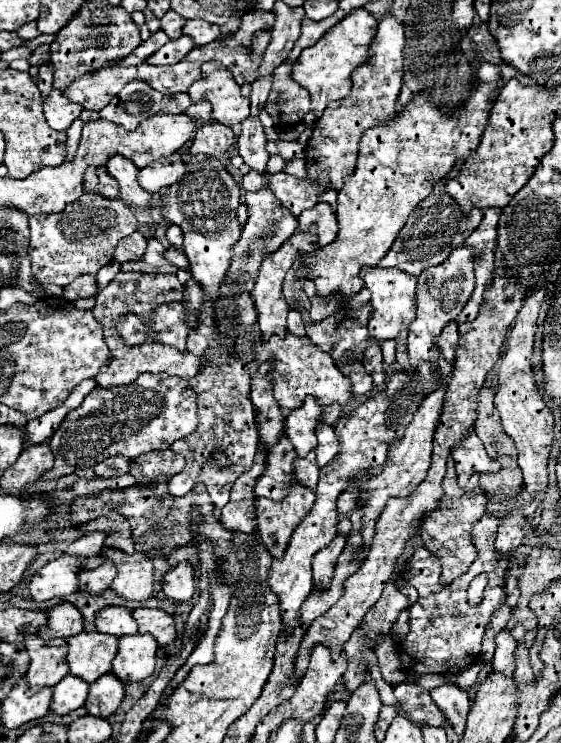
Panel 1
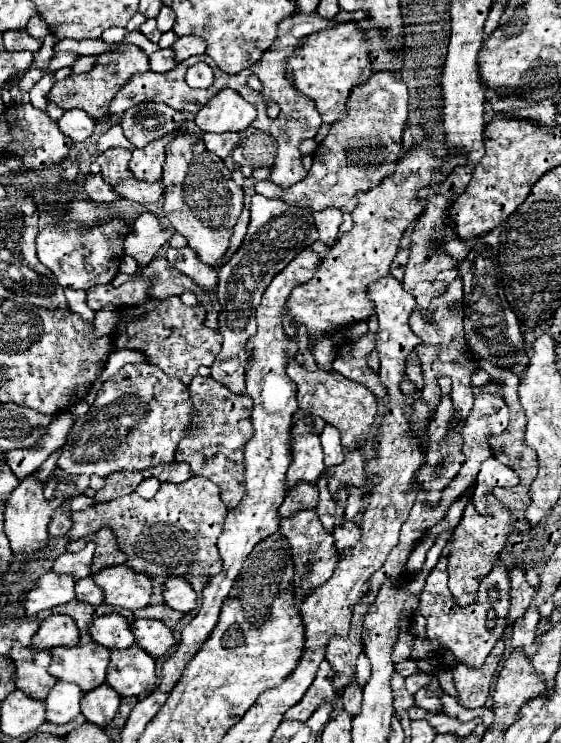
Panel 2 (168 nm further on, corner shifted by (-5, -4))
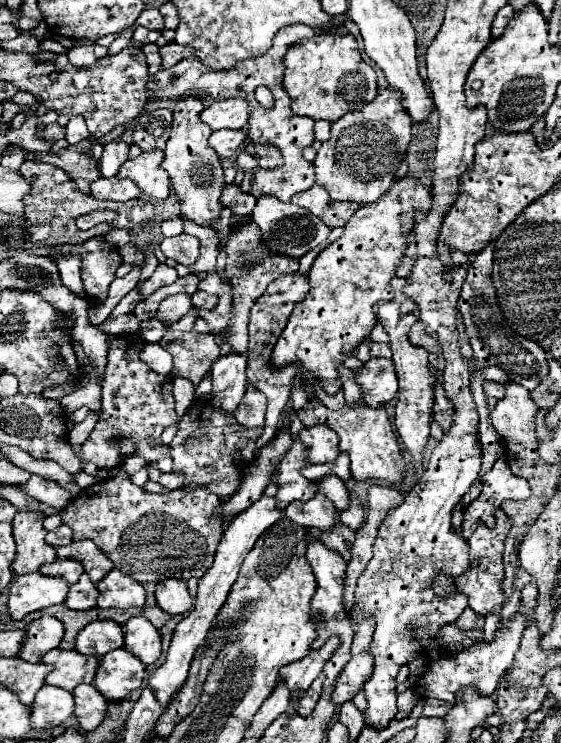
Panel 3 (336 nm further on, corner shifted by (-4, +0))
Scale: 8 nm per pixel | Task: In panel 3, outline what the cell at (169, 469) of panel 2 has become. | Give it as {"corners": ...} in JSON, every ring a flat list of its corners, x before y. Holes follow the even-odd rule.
{"corners":[[148,468,148,472,150,472,150,480,154,480,154,482,158,482,158,484,170,488,170,490,172,488,180,488,186,482,186,476,184,474,176,474,176,472,164,474,158,468]]}

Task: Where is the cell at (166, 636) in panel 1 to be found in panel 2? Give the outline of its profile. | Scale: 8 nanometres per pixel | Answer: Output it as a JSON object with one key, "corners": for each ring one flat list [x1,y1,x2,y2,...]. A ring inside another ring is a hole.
{"corners":[[135,620,131,630,135,634,135,646,143,648,153,658,165,656,175,644,173,632,159,620]]}

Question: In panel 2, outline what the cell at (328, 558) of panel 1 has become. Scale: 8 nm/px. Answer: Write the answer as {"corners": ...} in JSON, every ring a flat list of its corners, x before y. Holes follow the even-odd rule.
{"corners":[[345,520,343,524,339,524,333,530,333,536,335,536,335,548,337,550,345,550,349,546,355,546,359,542,359,538,361,538,359,524,353,522,353,520]]}

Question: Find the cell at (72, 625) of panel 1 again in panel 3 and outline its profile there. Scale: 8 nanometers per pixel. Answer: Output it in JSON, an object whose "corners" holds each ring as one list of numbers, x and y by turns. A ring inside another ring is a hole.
{"corners":[[42,616,28,626,28,636,18,656,22,656,22,660,40,662,40,658,50,648,60,646,62,638,64,638,64,624,52,616]]}

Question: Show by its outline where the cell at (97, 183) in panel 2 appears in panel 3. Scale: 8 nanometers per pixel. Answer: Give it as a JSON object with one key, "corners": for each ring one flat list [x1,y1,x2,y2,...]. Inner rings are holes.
{"corners":[[82,140,80,144,69,145,56,154,52,154,52,152,30,154,30,152,26,152,26,158,56,164,58,168,65,170,72,180,76,180,80,192,90,194,90,184,100,178,100,170,94,162,90,146,92,144,88,140]]}

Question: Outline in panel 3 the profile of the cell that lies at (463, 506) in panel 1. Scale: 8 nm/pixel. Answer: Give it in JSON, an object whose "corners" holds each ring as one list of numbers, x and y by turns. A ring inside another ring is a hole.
{"corners":[[498,510,498,522,494,528,488,528,486,524,478,524,478,528,474,530,474,534,468,538,468,546,470,546,470,554,476,554,480,564,478,566,470,566,466,572,462,572,460,576,454,578,454,584,458,588,458,592,464,592,468,596,468,606,476,612,476,614,492,614,496,610,500,610,504,598,502,598,502,590,500,590,500,582,504,578,504,568,502,568,502,550,504,550,504,538,508,534,512,526,512,520,506,512]]}

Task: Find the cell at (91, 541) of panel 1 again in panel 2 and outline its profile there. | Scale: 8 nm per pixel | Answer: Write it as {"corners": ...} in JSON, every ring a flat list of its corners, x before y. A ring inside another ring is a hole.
{"corners":[[87,544,81,552,77,554,61,554,55,562,53,562,53,568,51,572,55,574,73,574,75,580,87,576,87,574,81,574,83,566,89,566,91,560,93,560,93,550,95,550,95,544]]}

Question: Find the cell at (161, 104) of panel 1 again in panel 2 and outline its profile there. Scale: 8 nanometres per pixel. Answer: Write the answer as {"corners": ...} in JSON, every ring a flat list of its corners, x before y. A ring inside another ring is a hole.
{"corners":[[155,102,135,104,119,118,119,124,127,140,135,148,145,148,151,140,175,132,181,122,183,122,183,114,179,110]]}

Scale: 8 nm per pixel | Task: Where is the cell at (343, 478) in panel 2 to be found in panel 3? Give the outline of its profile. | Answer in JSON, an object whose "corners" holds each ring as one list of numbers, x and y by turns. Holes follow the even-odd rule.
{"corners":[[338,460,332,462,332,464,330,464,330,462,326,462,326,464,310,464,310,466,306,466,306,468,302,470,302,476,314,480,314,478,322,478,322,476,338,474,340,478,348,480,350,474,348,474,348,472,342,472,342,468,346,468,346,466,338,466]]}

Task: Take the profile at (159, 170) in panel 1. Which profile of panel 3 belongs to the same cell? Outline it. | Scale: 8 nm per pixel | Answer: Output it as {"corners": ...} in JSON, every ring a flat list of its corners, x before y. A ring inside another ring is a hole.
{"corners":[[98,178,92,186,90,186,90,194,98,200,118,200,118,202,126,202,132,198,138,198,142,194,142,190,130,180,130,178]]}

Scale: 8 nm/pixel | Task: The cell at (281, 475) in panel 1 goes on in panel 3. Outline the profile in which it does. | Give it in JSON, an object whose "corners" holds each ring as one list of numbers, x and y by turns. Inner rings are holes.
{"corners":[[318,492,312,500,308,502,298,502,294,500,292,504,286,506,284,514,300,524,300,526,308,526,308,528,318,528,318,530,330,530,334,526,332,514,334,514,334,504,330,504,330,500]]}

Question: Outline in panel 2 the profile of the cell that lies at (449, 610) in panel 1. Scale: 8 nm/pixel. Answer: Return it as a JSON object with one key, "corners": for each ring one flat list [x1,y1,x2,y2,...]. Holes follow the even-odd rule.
{"corners":[[445,558,440,559,431,571,429,578,427,578,427,584,421,592,419,614,427,618,427,640,439,640,441,646,445,646,447,650,451,650,455,654,457,662,463,662,463,664,469,664,469,666,481,666,481,662,489,656,491,648,495,646,501,632,505,630,503,620,505,620,505,614,509,612,509,576,507,576,507,570,505,570,503,562,497,564,497,568,491,572,489,578,497,580,499,596,501,596,497,600,497,606,495,606,495,610,499,614,495,632,489,632,487,626,485,626,485,616,487,616,487,610,489,610,487,590,485,590,485,600,479,600,477,604,471,604,467,608,461,608,461,606,455,604,448,588,447,560]]}

